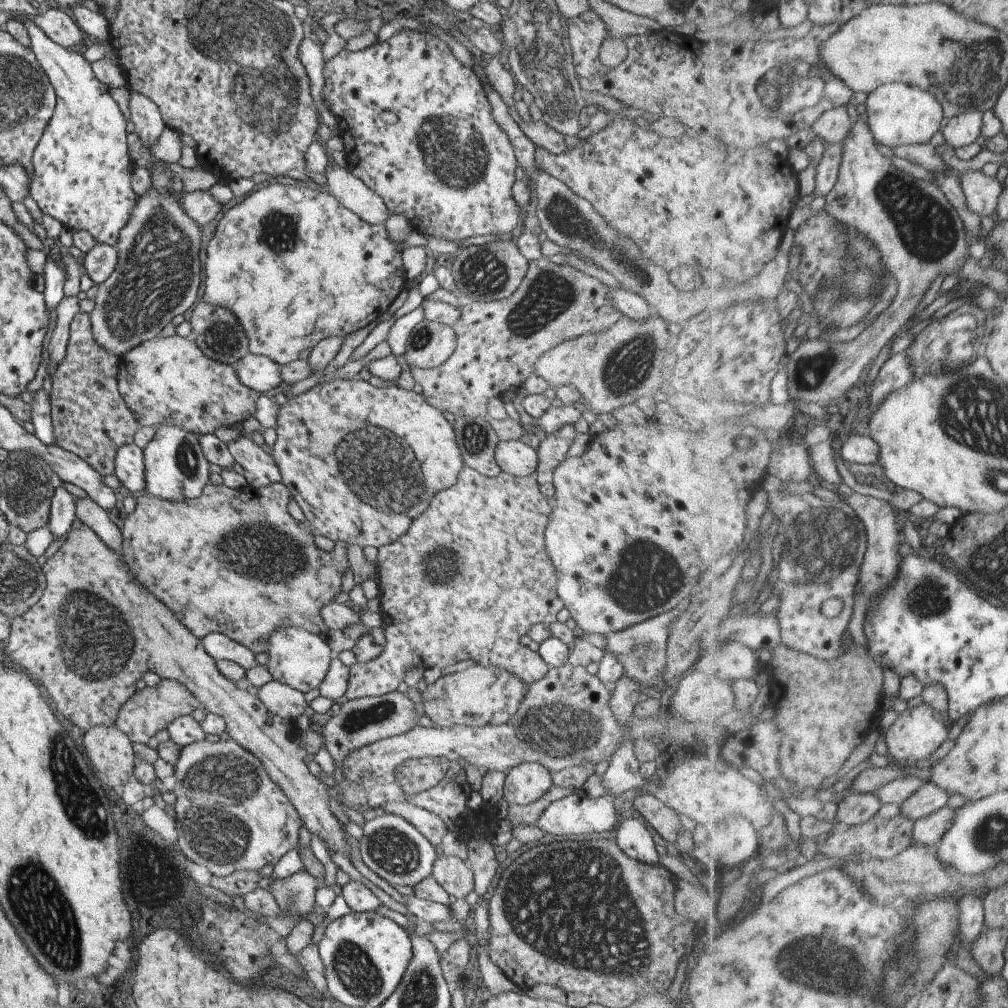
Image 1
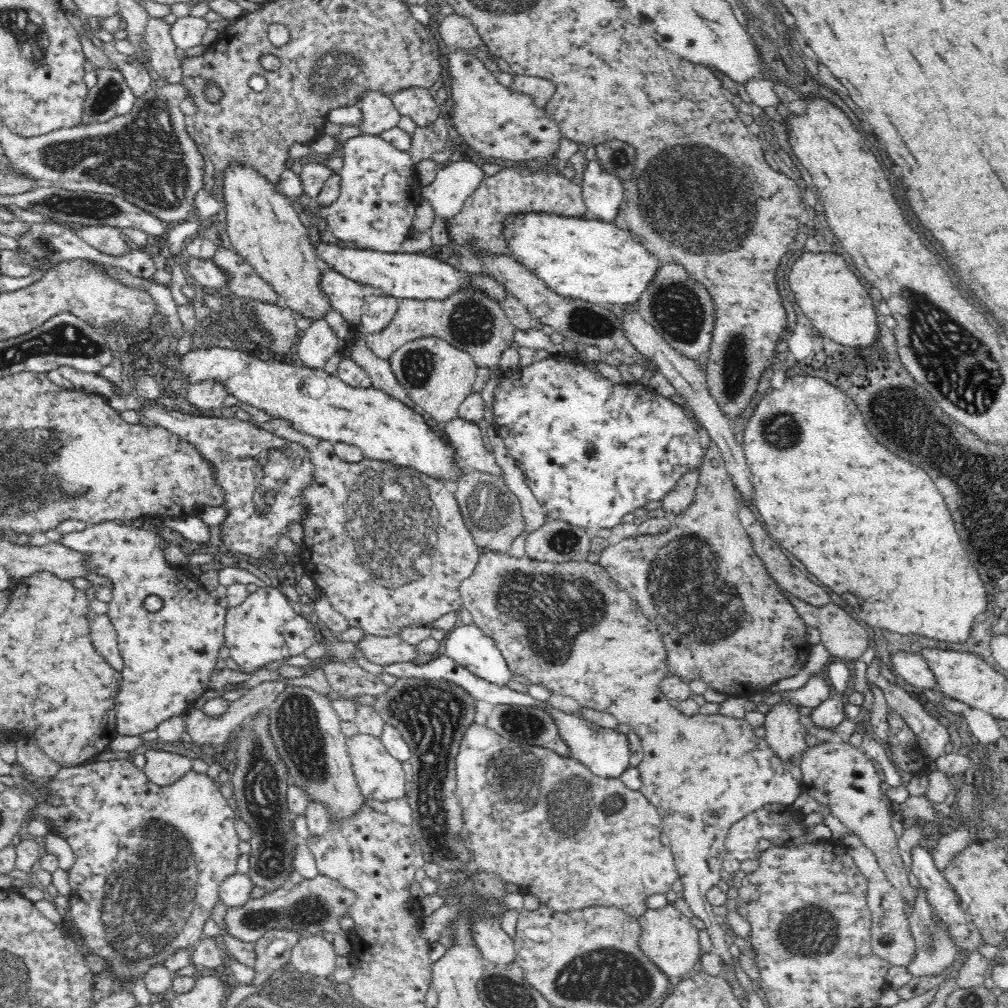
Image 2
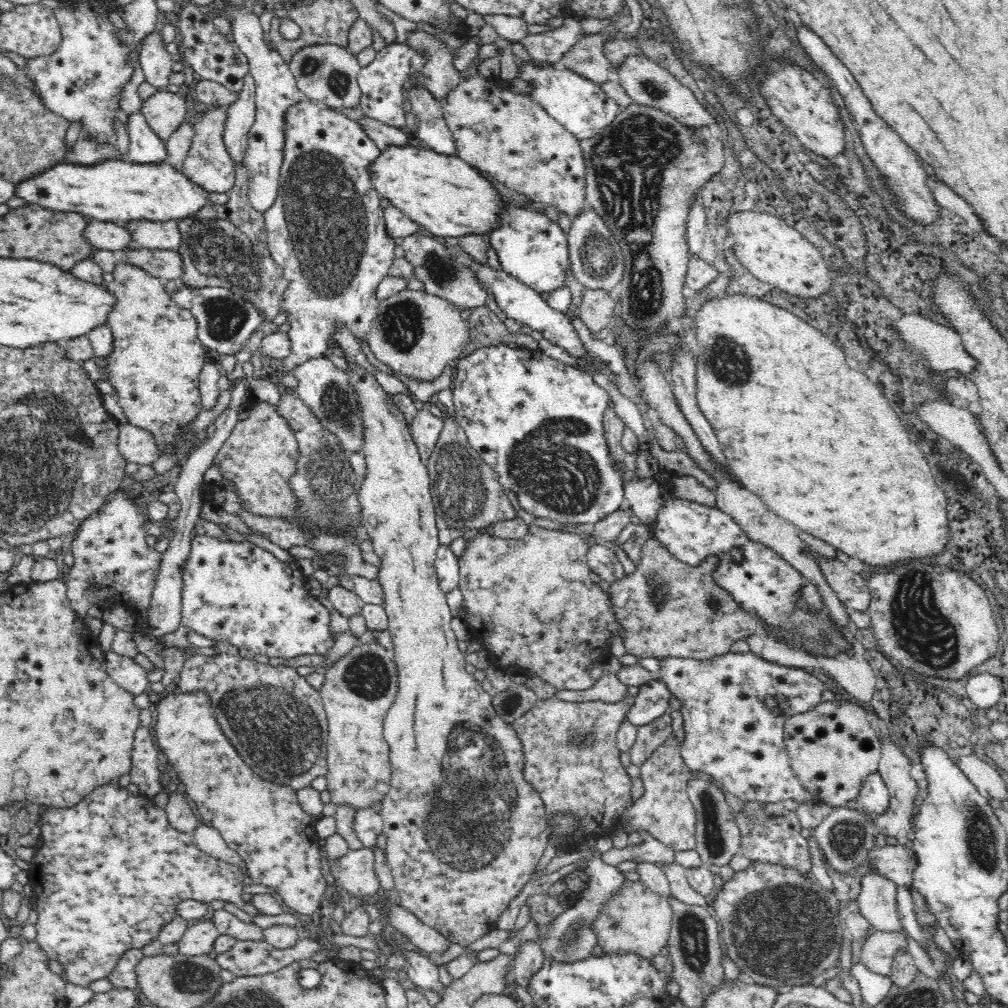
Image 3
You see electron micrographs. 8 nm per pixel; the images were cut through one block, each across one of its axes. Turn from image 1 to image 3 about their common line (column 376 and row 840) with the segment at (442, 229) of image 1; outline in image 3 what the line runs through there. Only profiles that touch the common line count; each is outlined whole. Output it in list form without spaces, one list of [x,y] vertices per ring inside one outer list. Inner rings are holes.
[[[111,780],[98,786],[90,795],[86,795],[80,802],[70,806],[65,810],[57,810],[52,806],[41,806],[40,810],[40,838],[42,846],[35,849],[35,853],[29,862],[29,882],[33,888],[31,896],[34,902],[34,908],[38,912],[38,922],[36,922],[36,941],[40,949],[44,950],[49,959],[58,960],[62,965],[60,977],[66,984],[76,984],[76,986],[89,987],[92,982],[101,978],[108,979],[112,971],[117,967],[120,957],[130,949],[144,949],[149,942],[156,940],[159,932],[167,926],[170,921],[179,917],[176,907],[185,900],[195,900],[203,903],[212,902],[212,900],[224,900],[227,904],[236,905],[253,918],[262,916],[261,912],[252,903],[242,899],[244,894],[243,883],[247,873],[244,867],[238,864],[230,864],[219,858],[214,858],[209,854],[202,852],[194,842],[191,833],[180,832],[176,830],[168,820],[165,809],[157,807],[152,798],[142,794],[135,796],[126,788],[119,785],[118,780]]]

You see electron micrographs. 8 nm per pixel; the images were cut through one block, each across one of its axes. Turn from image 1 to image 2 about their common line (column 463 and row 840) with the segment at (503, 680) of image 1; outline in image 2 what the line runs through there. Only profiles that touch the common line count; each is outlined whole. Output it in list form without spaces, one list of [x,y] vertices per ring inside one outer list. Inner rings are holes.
[[[490,551],[479,554],[478,558],[478,564],[476,564],[476,570],[474,570],[474,574],[470,576],[470,578],[466,578],[464,582],[462,582],[462,586],[460,586],[460,595],[462,595],[462,600],[464,601],[464,608],[470,612],[473,616],[473,624],[478,626],[482,631],[484,631],[484,634],[488,635],[489,638],[492,638],[494,640],[494,643],[497,645],[497,648],[501,651],[501,654],[504,656],[504,659],[506,660],[506,663],[508,664],[508,667],[515,673],[515,675],[520,675],[523,677],[528,677],[528,680],[532,681],[532,685],[540,685],[543,687],[546,687],[547,689],[550,689],[554,694],[556,695],[564,695],[570,698],[574,698],[576,702],[586,709],[594,709],[597,711],[601,711],[604,713],[611,714],[612,716],[616,717],[616,720],[618,721],[620,726],[629,725],[631,728],[631,731],[634,732],[634,734],[637,734],[640,738],[640,742],[642,745],[643,750],[643,759],[642,762],[639,764],[639,771],[640,771],[640,777],[642,782],[642,787],[640,792],[642,792],[642,795],[648,799],[648,802],[656,808],[657,812],[660,815],[661,818],[661,832],[664,832],[666,836],[670,839],[670,845],[673,859],[676,865],[676,868],[678,869],[679,874],[679,880],[681,880],[684,888],[684,900],[687,902],[690,910],[695,914],[695,916],[698,916],[698,918],[701,918],[704,923],[706,924],[706,931],[708,932],[711,940],[712,940],[712,950],[714,950],[714,954],[718,954],[720,958],[726,960],[727,962],[731,963],[733,967],[733,963],[731,961],[731,954],[728,952],[728,947],[730,945],[728,934],[726,933],[726,929],[724,925],[721,922],[721,919],[716,917],[714,915],[714,907],[708,902],[707,899],[707,892],[710,890],[710,888],[717,886],[718,882],[720,882],[720,870],[722,867],[722,862],[724,862],[724,853],[726,853],[726,839],[727,834],[729,831],[729,828],[736,822],[739,821],[740,818],[744,818],[747,814],[750,814],[752,811],[758,810],[759,808],[762,808],[764,805],[768,804],[792,804],[796,798],[801,794],[802,787],[801,785],[798,785],[796,783],[796,780],[792,777],[790,771],[784,764],[781,763],[781,760],[775,756],[774,752],[772,752],[772,749],[768,746],[768,743],[766,742],[765,738],[760,738],[755,735],[755,730],[752,729],[752,726],[749,726],[749,723],[746,720],[736,720],[729,717],[721,716],[720,714],[716,715],[696,715],[696,716],[685,716],[682,714],[682,712],[679,712],[679,710],[674,709],[670,706],[668,703],[668,698],[664,696],[664,694],[659,690],[659,685],[661,684],[661,681],[670,674],[670,671],[667,666],[667,651],[665,648],[665,644],[663,643],[663,639],[661,638],[661,634],[658,632],[658,629],[656,628],[655,623],[653,623],[648,617],[644,616],[644,612],[640,610],[640,608],[637,606],[637,602],[629,595],[629,592],[627,590],[624,590],[616,581],[613,580],[613,578],[610,576],[610,573],[599,564],[592,564],[589,561],[586,562],[568,562],[564,564],[556,564],[555,562],[538,562],[536,560],[530,560],[527,557],[524,559],[515,559],[514,557],[507,554],[502,553],[490,553]]]

